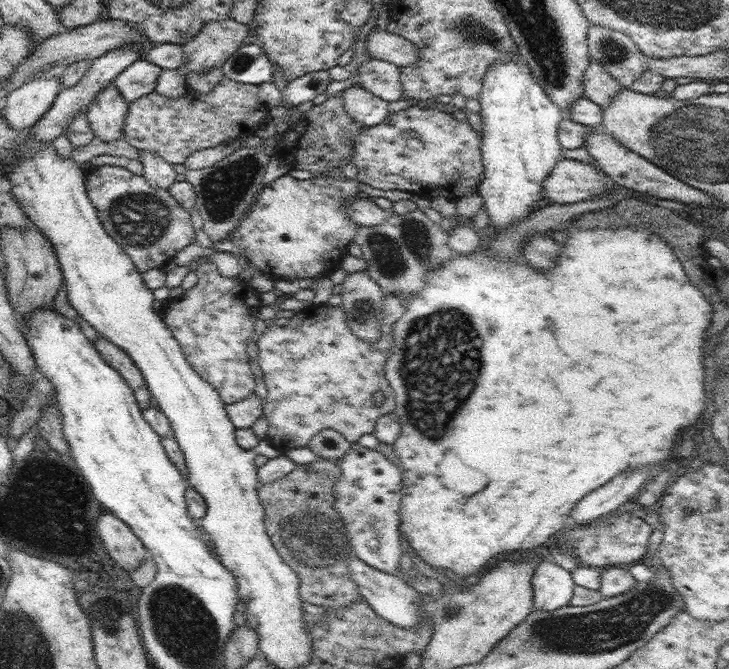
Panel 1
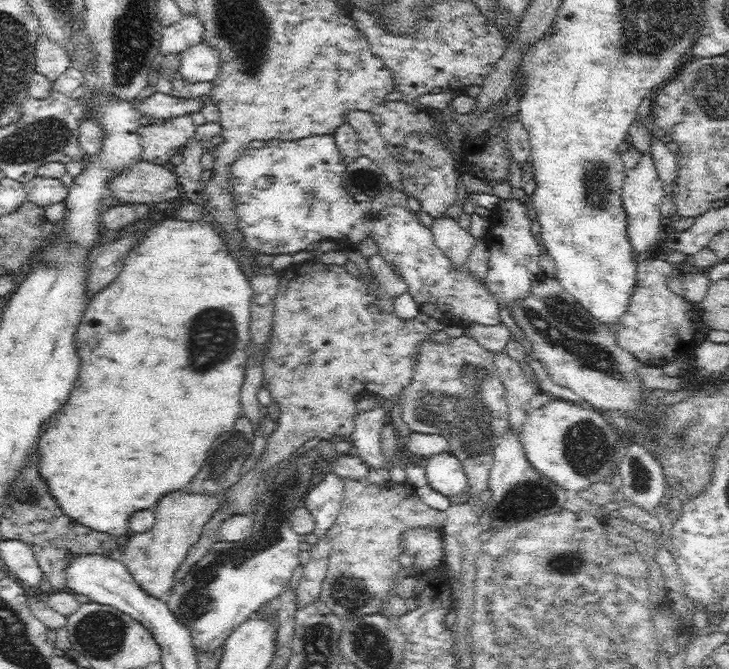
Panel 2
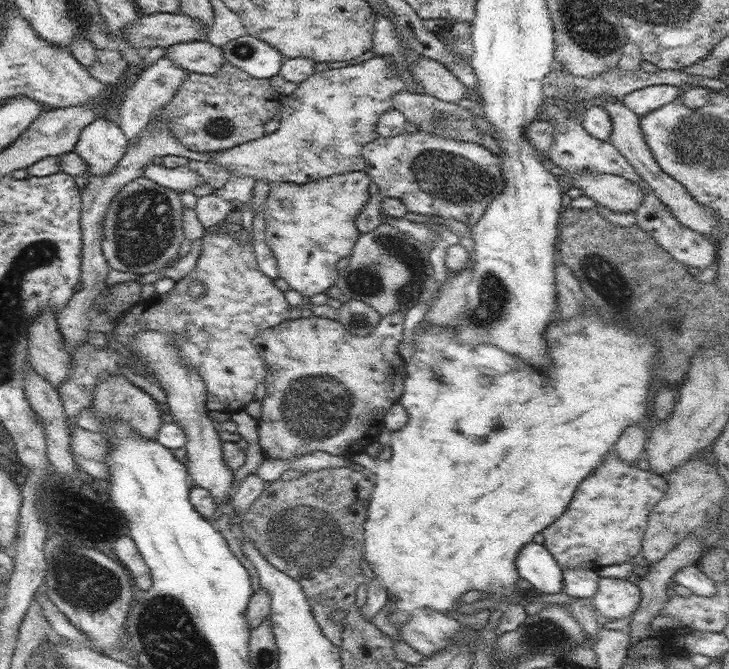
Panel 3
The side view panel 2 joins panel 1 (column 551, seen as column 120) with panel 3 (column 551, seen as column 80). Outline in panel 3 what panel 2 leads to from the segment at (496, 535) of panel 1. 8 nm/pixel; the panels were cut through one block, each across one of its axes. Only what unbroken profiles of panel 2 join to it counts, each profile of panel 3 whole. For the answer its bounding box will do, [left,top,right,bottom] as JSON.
[364,308,660,630]

